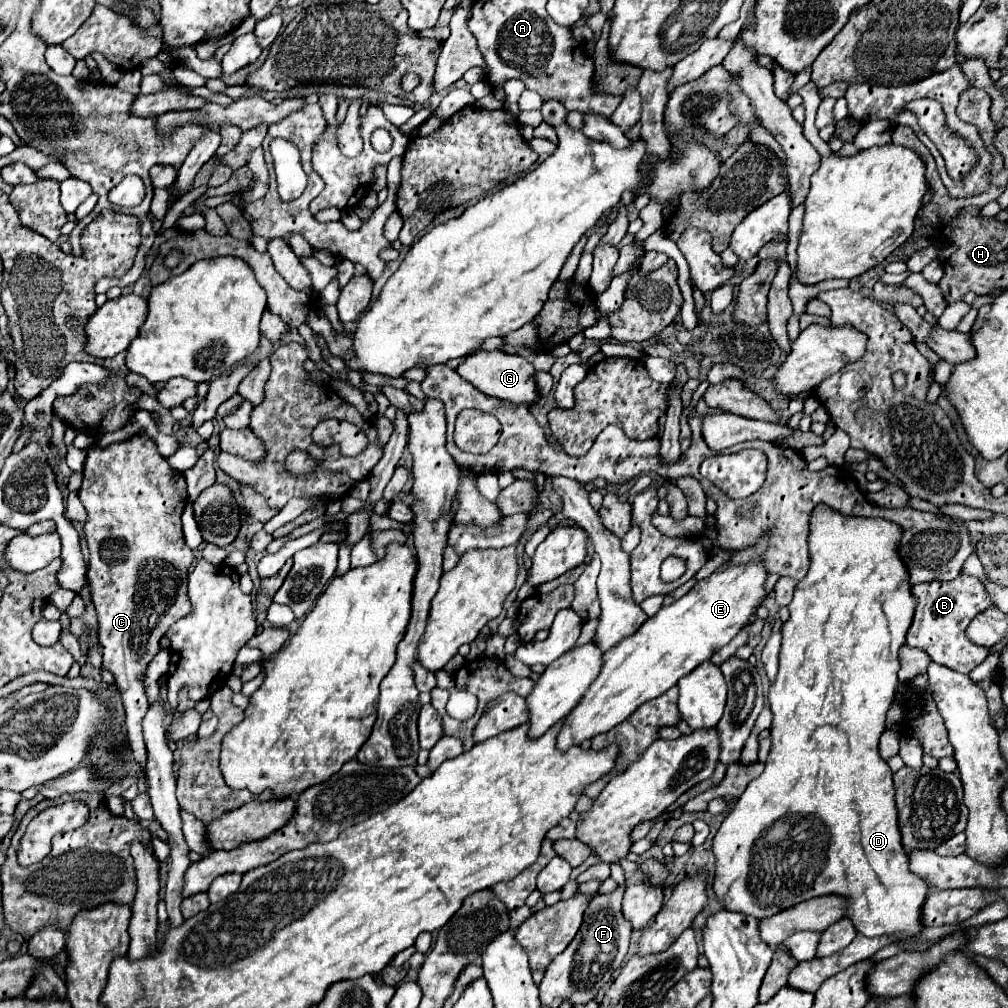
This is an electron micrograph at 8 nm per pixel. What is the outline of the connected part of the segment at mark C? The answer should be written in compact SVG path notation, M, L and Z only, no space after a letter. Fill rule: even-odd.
M140 431L126 441L112 443L108 447L96 445L92 451L88 451L84 481L78 497L88 513L88 521L84 523L84 535L90 547L88 581L92 589L92 603L96 605L100 621L100 649L104 655L104 669L112 671L118 693L122 695L122 703L126 709L128 743L134 761L140 763L142 769L146 769L148 753L142 735L142 719L150 707L144 687L146 667L160 651L158 643L170 629L170 625L192 611L186 577L194 561L194 551L186 545L180 525L180 515L188 499L186 481L182 473L172 469L168 461L158 453L156 443L144 431Z

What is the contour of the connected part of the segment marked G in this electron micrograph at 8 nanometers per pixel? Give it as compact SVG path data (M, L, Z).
M480 351L476 355L466 357L466 361L456 371L460 373L460 377L470 381L476 389L480 389L486 395L492 395L516 405L528 405L528 407L532 407L540 399L538 385L534 379L536 369L524 357L508 355L504 351Z

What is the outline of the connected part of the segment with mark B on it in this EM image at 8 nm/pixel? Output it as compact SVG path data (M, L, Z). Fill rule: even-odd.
M960 573L960 577L948 583L946 581L920 583L912 587L912 595L918 599L918 605L916 605L914 619L906 637L908 647L924 649L932 657L934 663L940 663L944 667L950 667L966 675L986 659L988 649L972 645L972 641L964 637L964 629L970 625L972 617L992 607L992 601L988 601L988 593L984 585L976 577Z

